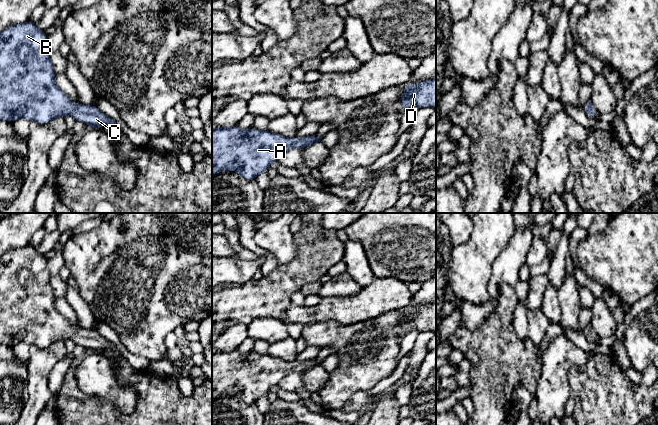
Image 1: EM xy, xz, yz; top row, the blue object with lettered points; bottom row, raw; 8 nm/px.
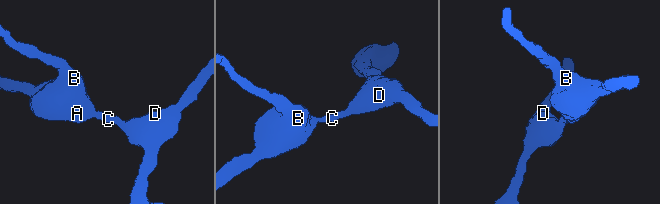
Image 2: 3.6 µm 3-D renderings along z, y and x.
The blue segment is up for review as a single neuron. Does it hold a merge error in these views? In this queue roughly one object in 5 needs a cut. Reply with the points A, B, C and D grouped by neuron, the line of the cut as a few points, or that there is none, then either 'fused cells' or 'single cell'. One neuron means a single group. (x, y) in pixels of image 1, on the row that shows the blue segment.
A B C D | no cut | single cell

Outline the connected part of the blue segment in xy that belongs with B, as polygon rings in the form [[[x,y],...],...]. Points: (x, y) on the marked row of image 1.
[[[30,20],[10,25],[0,32],[0,120],[12,123],[24,118],[37,124],[47,124],[59,116],[70,114],[88,127],[102,128],[106,124],[117,126],[97,106],[72,103],[55,83],[50,56],[47,35]]]

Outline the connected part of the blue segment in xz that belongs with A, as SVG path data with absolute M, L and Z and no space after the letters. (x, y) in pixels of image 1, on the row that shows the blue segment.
M238 125L232 127L217 127L212 129L212 176L221 171L239 172L246 180L256 180L262 172L267 172L270 164L279 161L279 158L294 146L304 149L312 143L321 141L321 138L307 136L297 139L296 137L284 137L268 130L250 128L241 130Z

